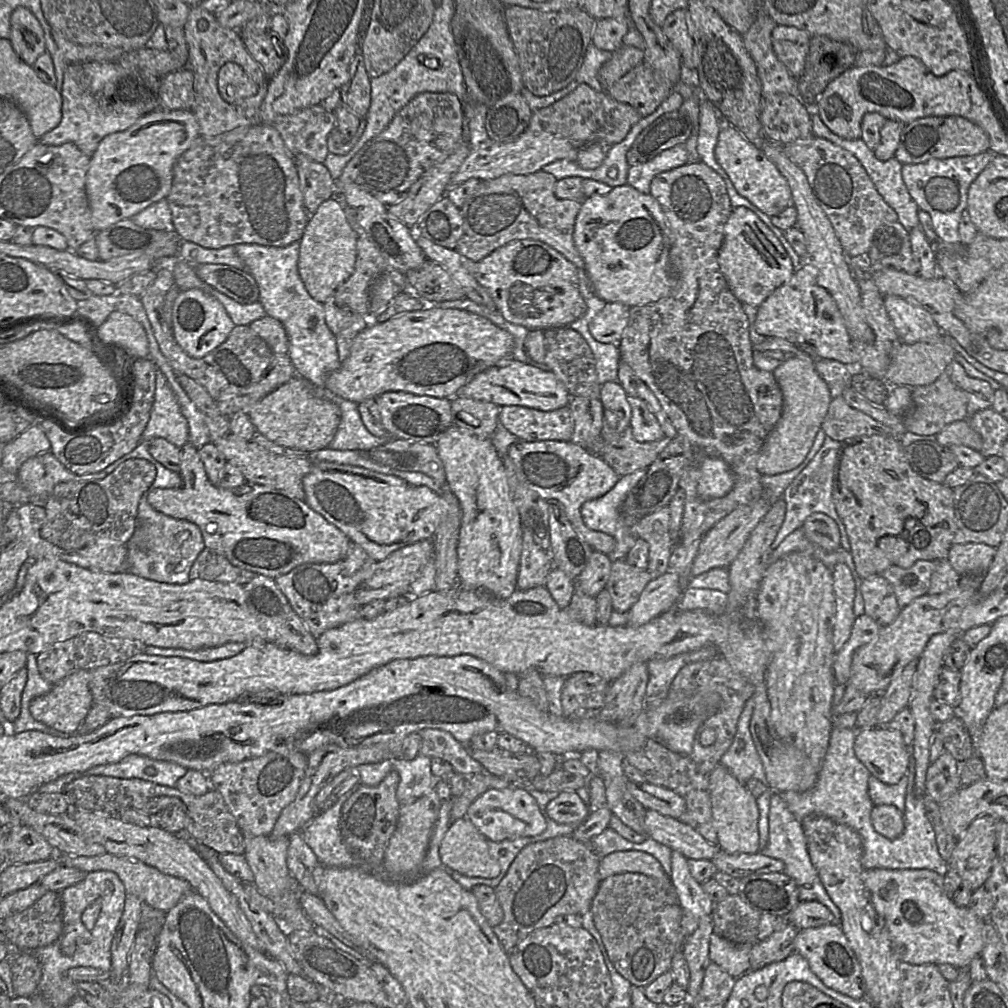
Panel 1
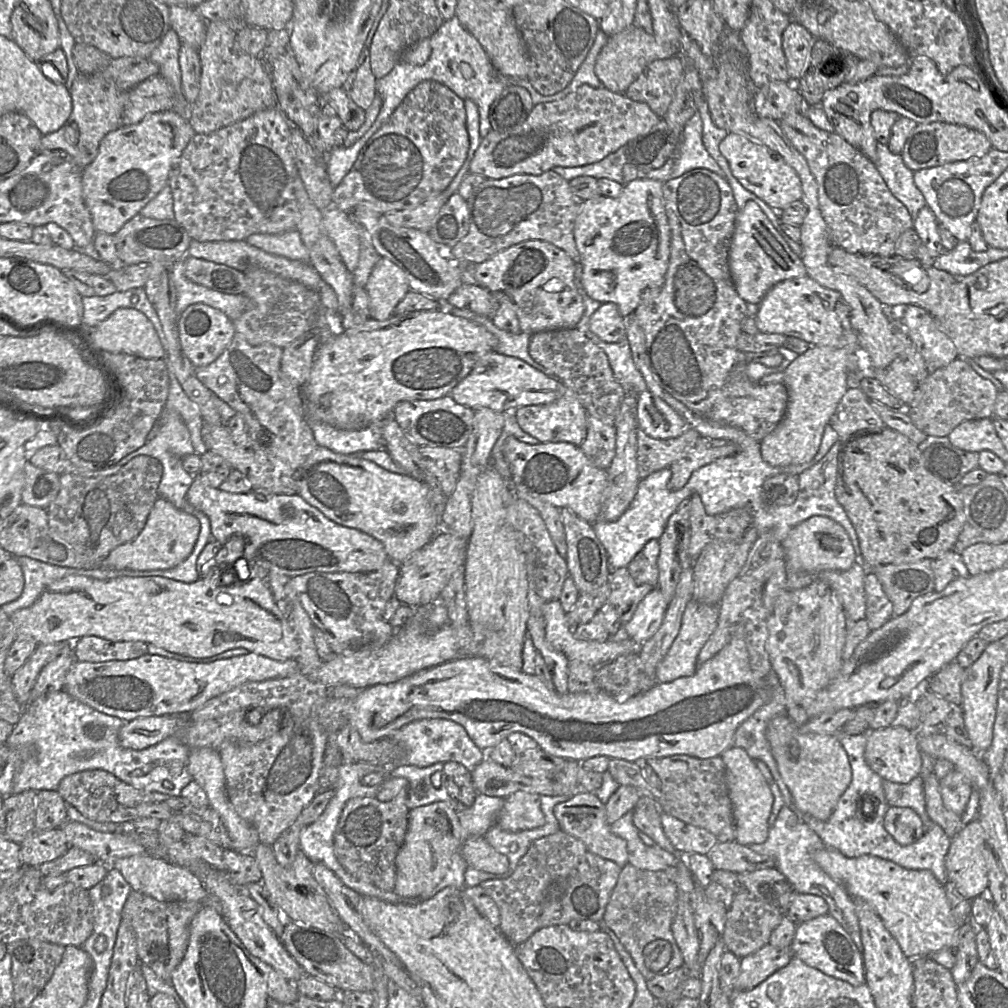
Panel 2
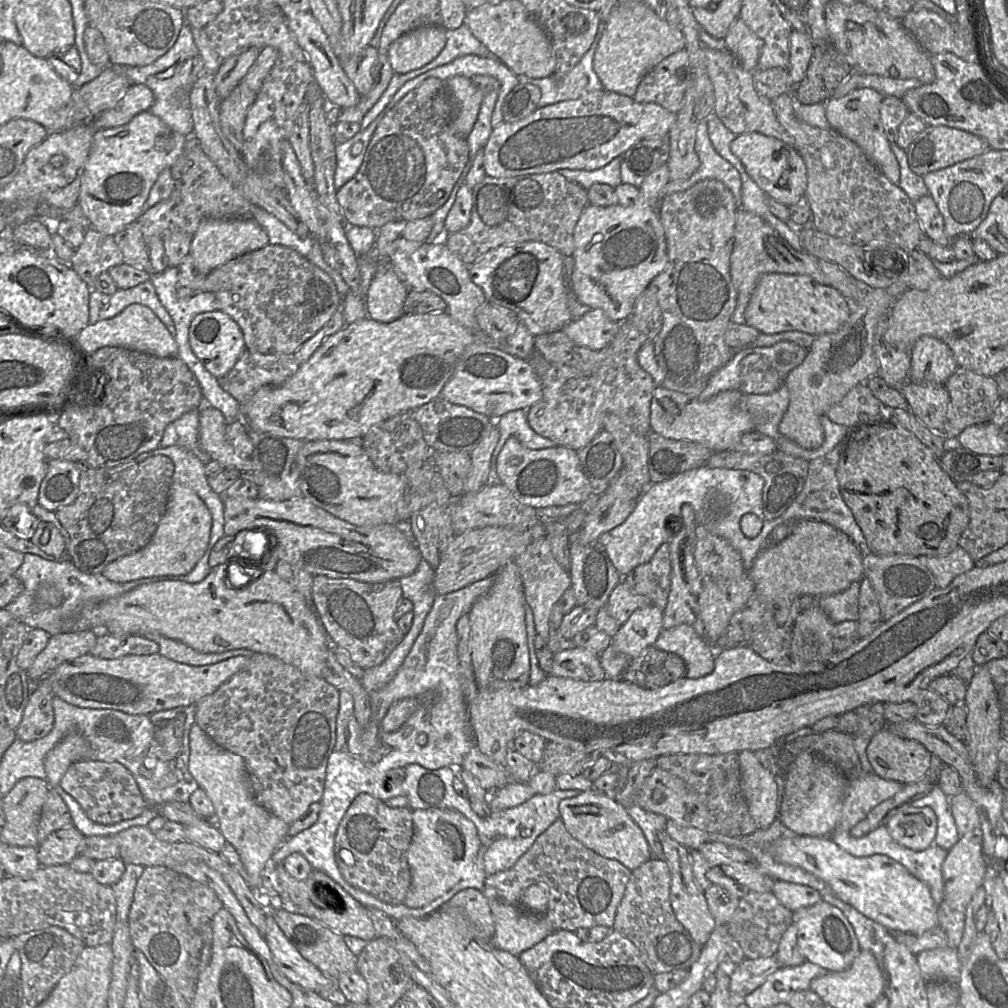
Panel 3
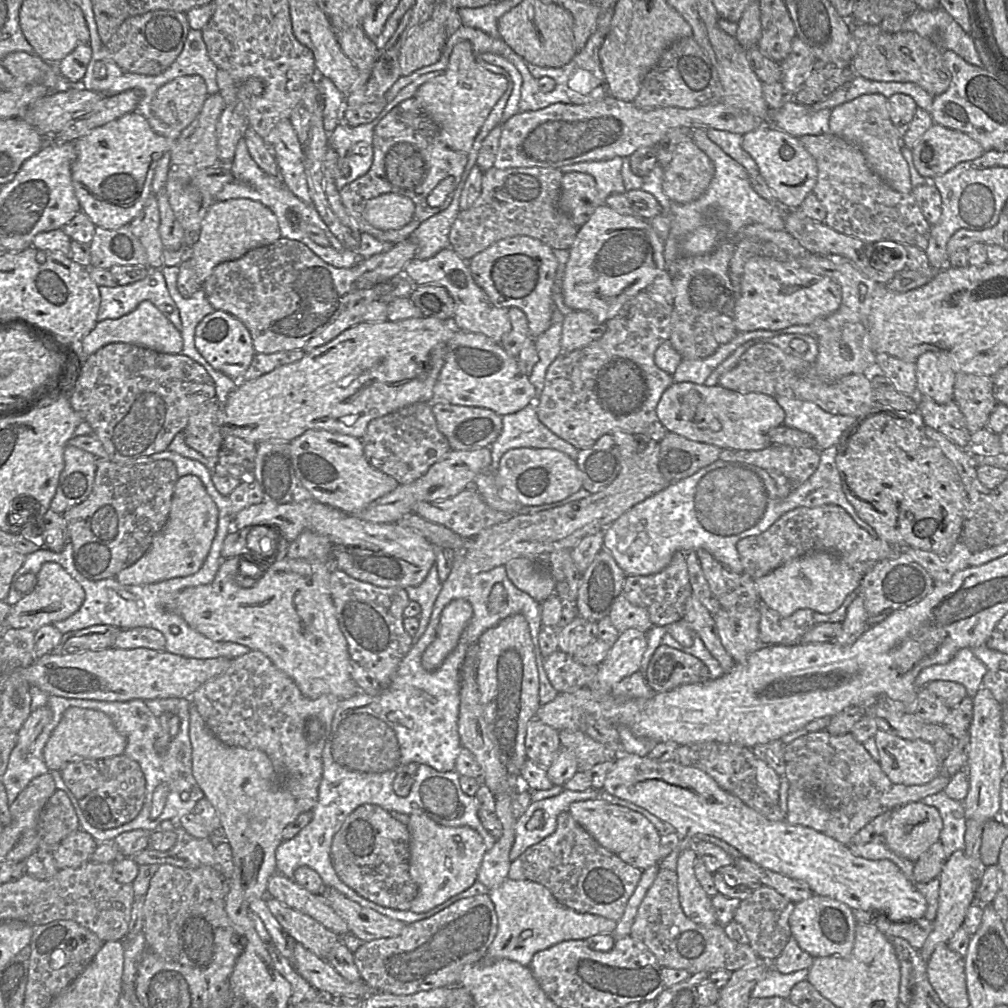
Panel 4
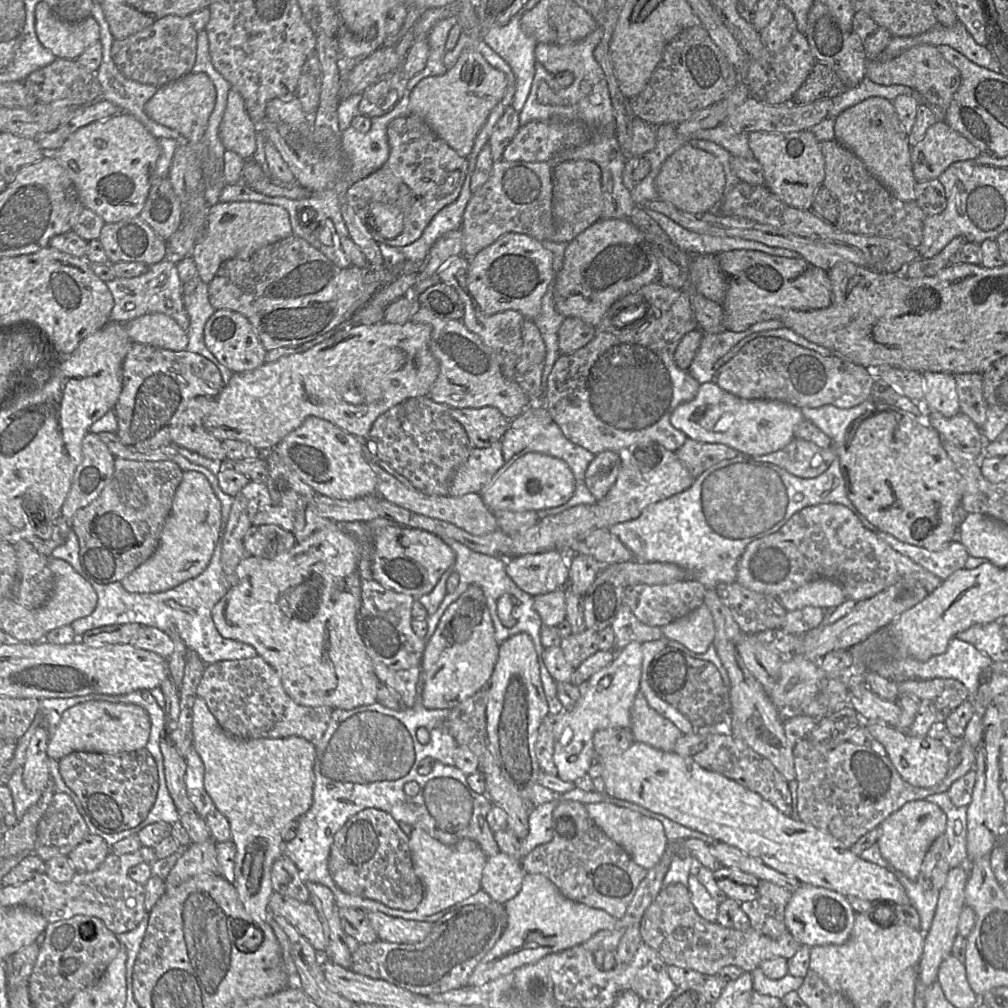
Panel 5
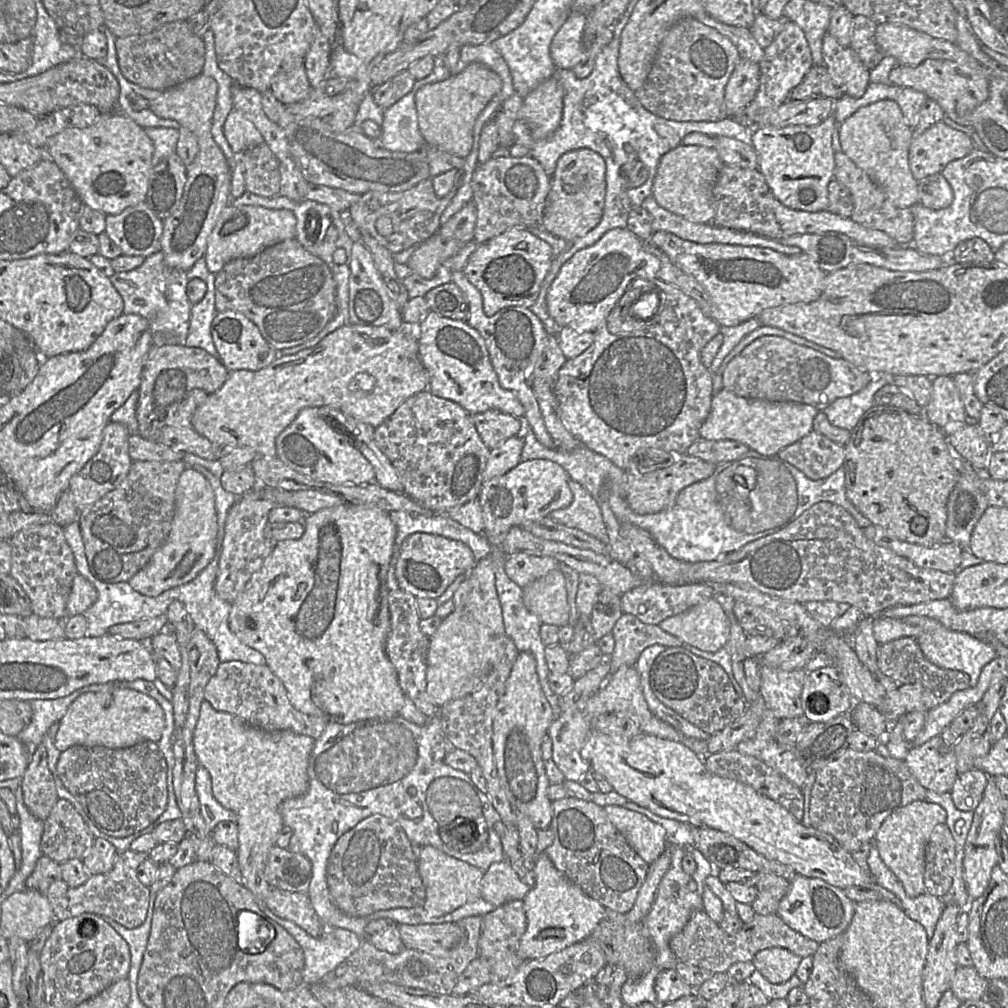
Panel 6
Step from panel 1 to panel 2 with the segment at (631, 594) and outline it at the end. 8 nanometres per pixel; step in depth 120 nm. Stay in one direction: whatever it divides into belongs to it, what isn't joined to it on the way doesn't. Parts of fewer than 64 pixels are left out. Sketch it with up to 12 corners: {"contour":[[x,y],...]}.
{"contour":[[627,567],[612,570],[609,602],[624,624],[653,589]]}

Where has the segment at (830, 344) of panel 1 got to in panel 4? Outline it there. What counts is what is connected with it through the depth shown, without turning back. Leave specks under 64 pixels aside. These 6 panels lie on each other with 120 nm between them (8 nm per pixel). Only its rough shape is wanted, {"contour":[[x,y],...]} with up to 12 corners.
{"contour":[[790,262],[744,265],[738,333],[811,325],[840,286]]}

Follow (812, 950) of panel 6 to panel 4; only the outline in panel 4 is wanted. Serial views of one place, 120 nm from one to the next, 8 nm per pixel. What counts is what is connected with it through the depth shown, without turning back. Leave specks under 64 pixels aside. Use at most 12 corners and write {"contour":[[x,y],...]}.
{"contour":[[659,869],[629,936],[691,974],[769,963],[719,923],[690,920]]}

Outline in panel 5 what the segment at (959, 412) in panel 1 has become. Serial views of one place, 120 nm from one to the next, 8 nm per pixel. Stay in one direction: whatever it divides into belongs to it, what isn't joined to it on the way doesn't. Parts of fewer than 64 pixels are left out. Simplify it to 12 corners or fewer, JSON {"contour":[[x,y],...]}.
{"contour":[[983,374],[954,377],[960,412],[982,427]]}

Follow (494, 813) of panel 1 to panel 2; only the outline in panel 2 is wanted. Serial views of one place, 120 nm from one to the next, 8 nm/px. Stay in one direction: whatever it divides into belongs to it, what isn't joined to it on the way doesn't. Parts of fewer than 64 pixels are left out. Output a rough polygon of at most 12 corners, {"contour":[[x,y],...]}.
{"contour":[[541,795],[505,798],[495,824],[518,832],[541,827]]}

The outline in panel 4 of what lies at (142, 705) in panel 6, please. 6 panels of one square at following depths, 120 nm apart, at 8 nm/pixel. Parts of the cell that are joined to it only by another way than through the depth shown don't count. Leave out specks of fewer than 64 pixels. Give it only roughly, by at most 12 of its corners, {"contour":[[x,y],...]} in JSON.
{"contour":[[71,707],[43,756],[50,771],[123,755],[107,714]]}

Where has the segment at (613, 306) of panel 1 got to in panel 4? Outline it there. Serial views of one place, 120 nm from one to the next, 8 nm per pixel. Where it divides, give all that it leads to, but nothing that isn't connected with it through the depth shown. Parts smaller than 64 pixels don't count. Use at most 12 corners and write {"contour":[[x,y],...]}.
{"contour":[[572,311],[562,324],[562,352],[605,333],[592,314]]}

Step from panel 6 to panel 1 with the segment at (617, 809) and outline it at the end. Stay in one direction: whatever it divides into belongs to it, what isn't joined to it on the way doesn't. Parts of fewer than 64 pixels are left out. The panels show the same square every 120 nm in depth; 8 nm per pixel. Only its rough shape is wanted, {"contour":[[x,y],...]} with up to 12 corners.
{"contour":[[585,788],[561,791],[546,808],[559,824],[580,826],[591,813]]}

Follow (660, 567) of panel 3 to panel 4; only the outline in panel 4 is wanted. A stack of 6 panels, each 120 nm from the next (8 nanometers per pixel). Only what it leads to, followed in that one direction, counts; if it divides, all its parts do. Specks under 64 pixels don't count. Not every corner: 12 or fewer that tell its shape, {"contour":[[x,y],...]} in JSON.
{"contour":[[683,552],[626,576],[623,595],[654,626],[682,619],[692,595]]}

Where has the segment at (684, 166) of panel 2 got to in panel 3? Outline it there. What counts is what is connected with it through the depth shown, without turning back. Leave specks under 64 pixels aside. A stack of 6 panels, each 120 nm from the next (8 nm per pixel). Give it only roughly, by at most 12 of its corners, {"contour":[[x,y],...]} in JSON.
{"contour":[[707,120],[698,124],[695,151],[700,160],[688,179],[670,180],[663,196],[702,180],[722,182],[739,208],[740,173],[714,149]]}

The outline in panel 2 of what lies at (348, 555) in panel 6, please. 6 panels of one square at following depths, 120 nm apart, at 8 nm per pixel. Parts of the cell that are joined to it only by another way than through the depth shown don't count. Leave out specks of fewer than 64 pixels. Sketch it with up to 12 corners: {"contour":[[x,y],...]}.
{"contour":[[69,575],[10,619],[194,658],[293,659],[265,579]]}

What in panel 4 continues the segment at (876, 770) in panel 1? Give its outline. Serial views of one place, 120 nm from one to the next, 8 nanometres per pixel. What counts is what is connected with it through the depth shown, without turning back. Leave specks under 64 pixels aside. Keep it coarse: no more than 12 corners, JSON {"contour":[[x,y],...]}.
{"contour":[[880,729],[881,769],[893,783],[924,785],[941,773],[933,744]]}

